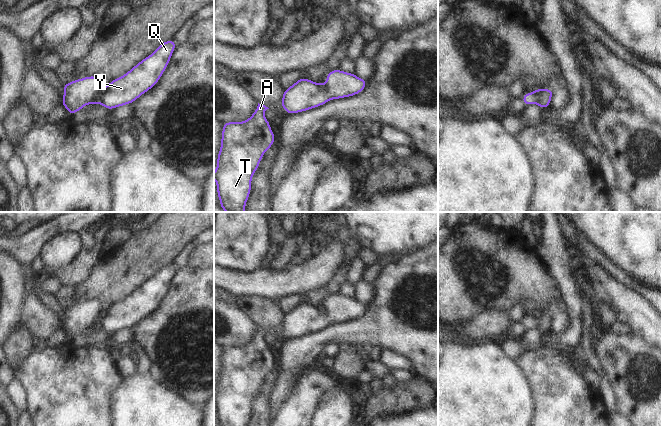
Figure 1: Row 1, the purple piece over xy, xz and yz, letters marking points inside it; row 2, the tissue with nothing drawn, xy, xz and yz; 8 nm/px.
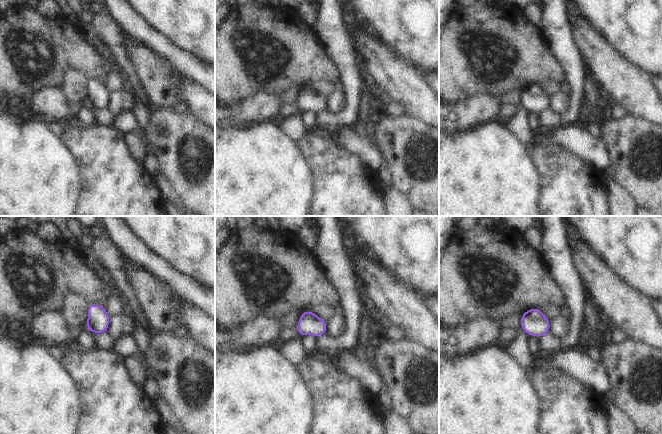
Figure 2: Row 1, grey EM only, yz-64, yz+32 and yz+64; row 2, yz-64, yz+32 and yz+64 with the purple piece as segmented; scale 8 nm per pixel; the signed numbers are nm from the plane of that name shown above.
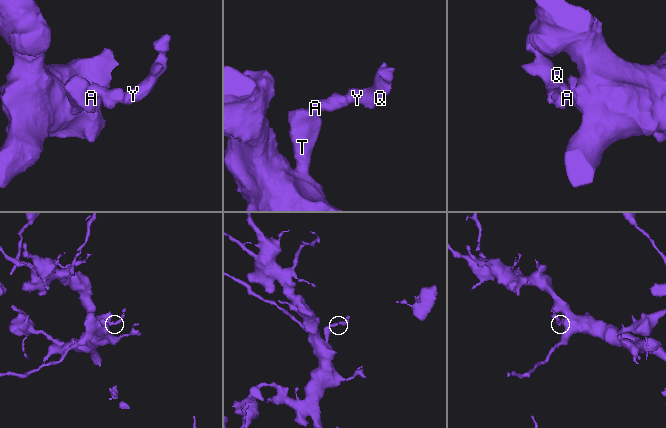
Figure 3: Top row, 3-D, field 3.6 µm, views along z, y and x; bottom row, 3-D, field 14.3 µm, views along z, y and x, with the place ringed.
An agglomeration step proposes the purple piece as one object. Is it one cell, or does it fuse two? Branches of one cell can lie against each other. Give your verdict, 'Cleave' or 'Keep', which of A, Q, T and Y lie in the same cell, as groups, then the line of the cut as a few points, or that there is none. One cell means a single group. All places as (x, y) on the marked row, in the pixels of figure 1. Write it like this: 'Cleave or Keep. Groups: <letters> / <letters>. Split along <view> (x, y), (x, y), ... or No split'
Keep. Groups: A Q T Y. No split.

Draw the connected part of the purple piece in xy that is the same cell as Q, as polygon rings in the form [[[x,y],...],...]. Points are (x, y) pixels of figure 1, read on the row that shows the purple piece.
[[[173,38],[161,43],[151,55],[120,78],[113,79],[105,89],[101,86],[101,78],[97,76],[63,84],[64,95],[61,104],[70,116],[87,104],[101,104],[108,110],[132,104],[157,84],[169,65],[175,47]]]

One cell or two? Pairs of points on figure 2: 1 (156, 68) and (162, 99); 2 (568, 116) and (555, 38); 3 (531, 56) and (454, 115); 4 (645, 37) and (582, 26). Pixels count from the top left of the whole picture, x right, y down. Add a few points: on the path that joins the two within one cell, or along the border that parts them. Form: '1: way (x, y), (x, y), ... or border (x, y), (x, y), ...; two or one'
1: way (158, 76), (161, 91); one
2: way (576, 97), (575, 71), (569, 57); one
3: border (498, 97), (492, 94), (479, 93), (461, 101); two
4: border (577, 13), (581, 14), (611, 45); two

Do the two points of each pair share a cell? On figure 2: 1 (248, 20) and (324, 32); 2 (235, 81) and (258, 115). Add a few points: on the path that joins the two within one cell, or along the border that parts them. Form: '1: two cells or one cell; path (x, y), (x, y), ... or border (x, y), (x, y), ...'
1: two cells; border (312, 27), (318, 41), (326, 50)
2: two cells; border (270, 92), (258, 91), (244, 99), (226, 104)

